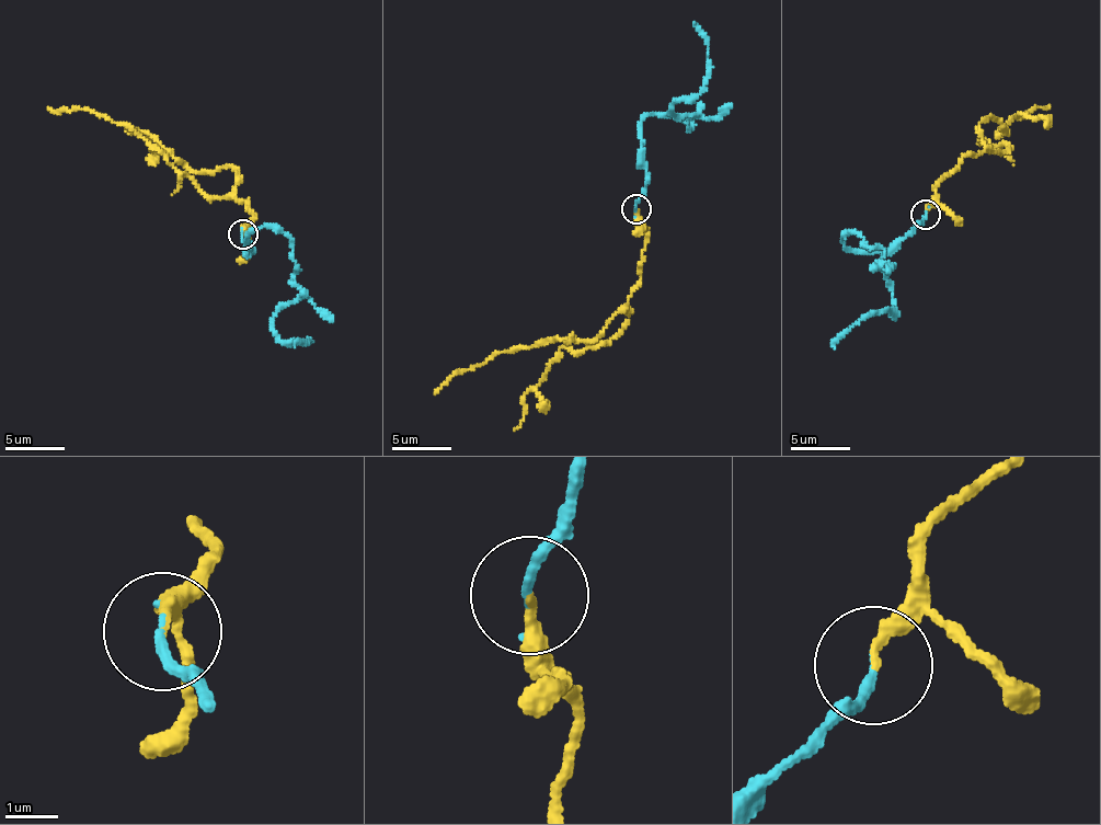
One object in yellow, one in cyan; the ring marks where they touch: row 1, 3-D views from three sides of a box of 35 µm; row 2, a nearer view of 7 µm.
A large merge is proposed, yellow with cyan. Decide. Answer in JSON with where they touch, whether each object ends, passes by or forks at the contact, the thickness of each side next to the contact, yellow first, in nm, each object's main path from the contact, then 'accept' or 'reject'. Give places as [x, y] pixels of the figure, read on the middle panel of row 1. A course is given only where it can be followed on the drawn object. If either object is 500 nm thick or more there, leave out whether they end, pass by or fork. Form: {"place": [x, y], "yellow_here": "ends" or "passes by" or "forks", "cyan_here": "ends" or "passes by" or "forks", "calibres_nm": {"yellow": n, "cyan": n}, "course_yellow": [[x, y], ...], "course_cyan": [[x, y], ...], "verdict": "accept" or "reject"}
{"place": [637, 208], "yellow_here": "ends", "cyan_here": "ends", "calibres_nm": {"yellow": 190, "cyan": 160}, "course_yellow": [[635, 209], [645, 238], [640, 277], [597, 336], [550, 337], [511, 351], [459, 369], [435, 393]], "course_cyan": [[635, 209], [641, 119], [671, 113], [690, 129], [697, 114], [673, 109], [707, 77], [695, 22]], "verdict": "accept"}

